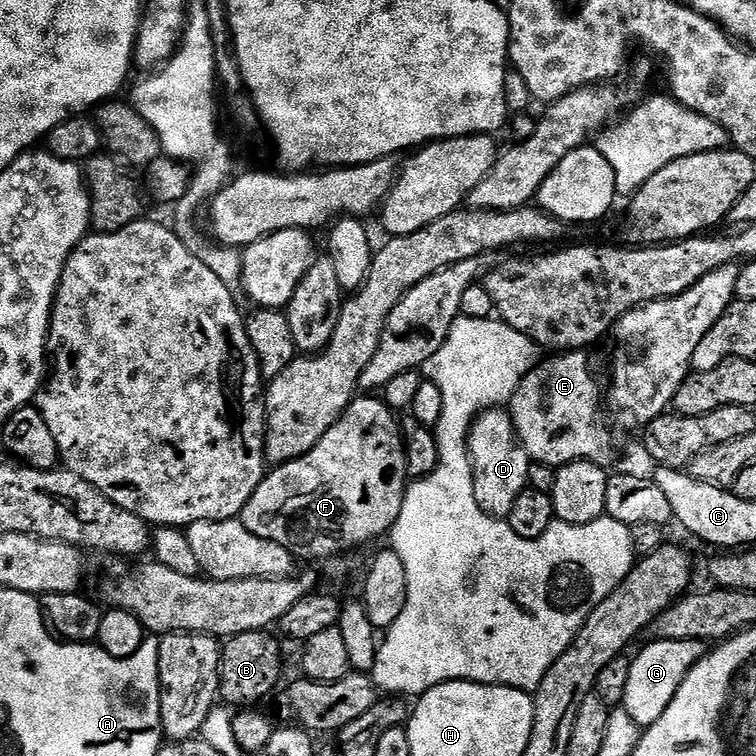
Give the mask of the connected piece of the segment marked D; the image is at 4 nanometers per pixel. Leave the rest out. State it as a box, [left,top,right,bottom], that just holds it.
[468,407,528,518]

